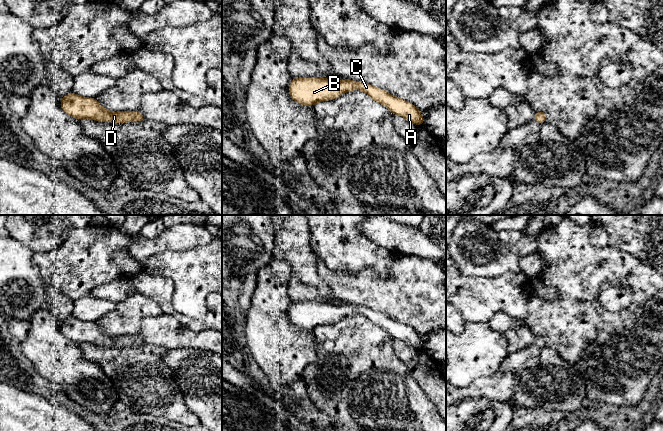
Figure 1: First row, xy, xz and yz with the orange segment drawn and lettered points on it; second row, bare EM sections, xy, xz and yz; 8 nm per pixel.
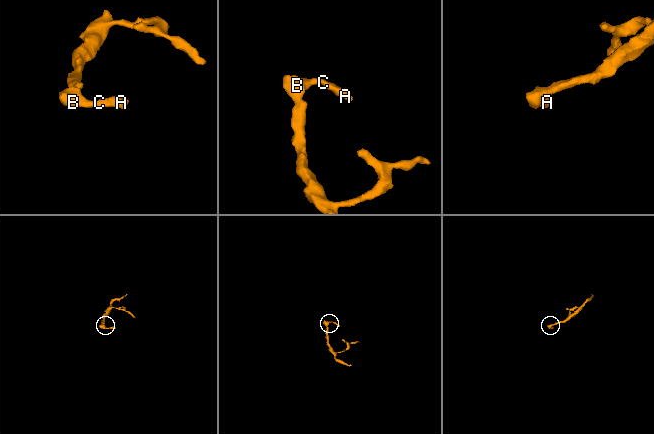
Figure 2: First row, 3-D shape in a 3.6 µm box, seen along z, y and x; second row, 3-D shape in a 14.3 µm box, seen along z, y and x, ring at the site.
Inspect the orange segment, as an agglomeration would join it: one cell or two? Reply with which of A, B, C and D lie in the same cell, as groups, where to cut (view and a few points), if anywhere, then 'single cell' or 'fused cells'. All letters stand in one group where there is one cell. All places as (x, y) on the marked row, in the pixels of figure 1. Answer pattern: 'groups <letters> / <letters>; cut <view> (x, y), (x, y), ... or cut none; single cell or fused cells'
groups A B C D; cut none; single cell

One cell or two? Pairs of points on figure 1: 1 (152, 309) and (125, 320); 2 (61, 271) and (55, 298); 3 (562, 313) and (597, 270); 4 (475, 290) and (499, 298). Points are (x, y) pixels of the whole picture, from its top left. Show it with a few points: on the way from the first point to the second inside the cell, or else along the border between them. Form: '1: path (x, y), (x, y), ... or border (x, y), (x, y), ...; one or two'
1: path (145, 309), (136, 309), (132, 313); one
2: border (46, 286), (57, 287), (72, 300); two
3: path (573, 302), (579, 294), (579, 288), (586, 281); one
4: path (481, 295), (493, 295); one

